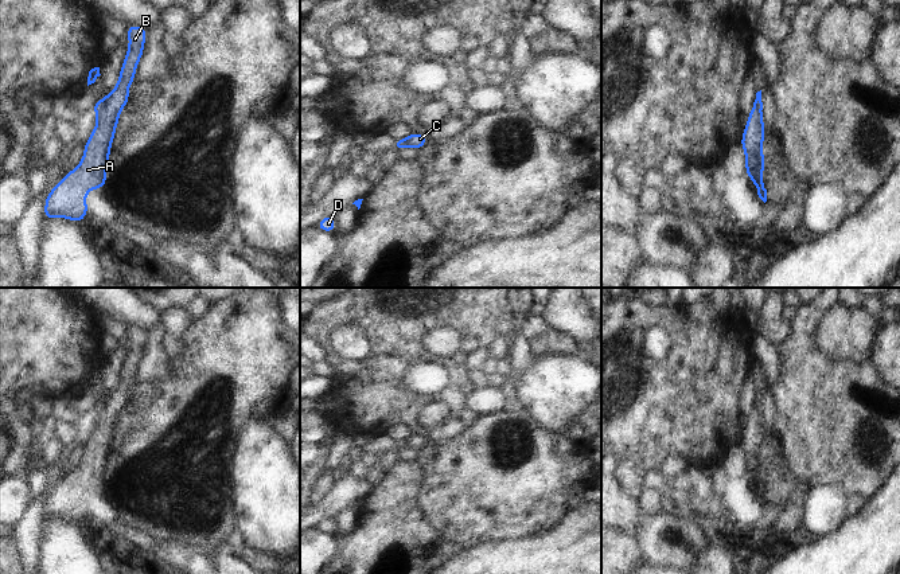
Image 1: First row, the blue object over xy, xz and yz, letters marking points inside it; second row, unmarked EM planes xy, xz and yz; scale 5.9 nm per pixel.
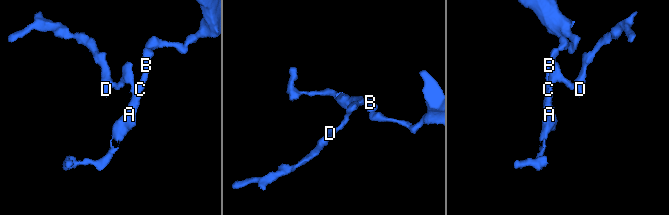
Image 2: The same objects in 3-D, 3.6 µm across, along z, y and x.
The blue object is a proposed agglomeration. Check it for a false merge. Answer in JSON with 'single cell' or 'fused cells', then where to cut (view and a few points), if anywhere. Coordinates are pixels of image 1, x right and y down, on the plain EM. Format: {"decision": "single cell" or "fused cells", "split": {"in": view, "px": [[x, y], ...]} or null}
{"decision": "fused cells", "split": {"in": "xy", "px": [[105, 401], [104, 410], [97, 418]]}}

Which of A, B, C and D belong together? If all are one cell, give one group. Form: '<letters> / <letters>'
A B C / D

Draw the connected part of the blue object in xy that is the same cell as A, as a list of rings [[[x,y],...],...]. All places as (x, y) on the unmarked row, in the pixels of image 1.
[[[126,327],[129,340],[128,352],[116,388],[106,395],[104,413],[97,418],[96,427],[87,440],[79,466],[73,469],[58,485],[55,485],[44,503],[44,520],[66,519],[79,524],[89,515],[86,496],[90,491],[106,488],[106,469],[109,466],[110,449],[116,436],[122,409],[129,403],[128,390],[132,387],[139,362],[144,355],[147,331],[140,327]]]

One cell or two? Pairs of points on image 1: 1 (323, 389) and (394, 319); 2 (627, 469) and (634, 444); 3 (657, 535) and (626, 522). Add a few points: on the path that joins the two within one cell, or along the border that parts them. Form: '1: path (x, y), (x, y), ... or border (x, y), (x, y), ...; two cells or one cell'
1: border (332, 377), (334, 386), (327, 394); two cells
2: border (619, 459), (627, 457), (646, 472); two cells
3: border (638, 507), (632, 535); two cells

